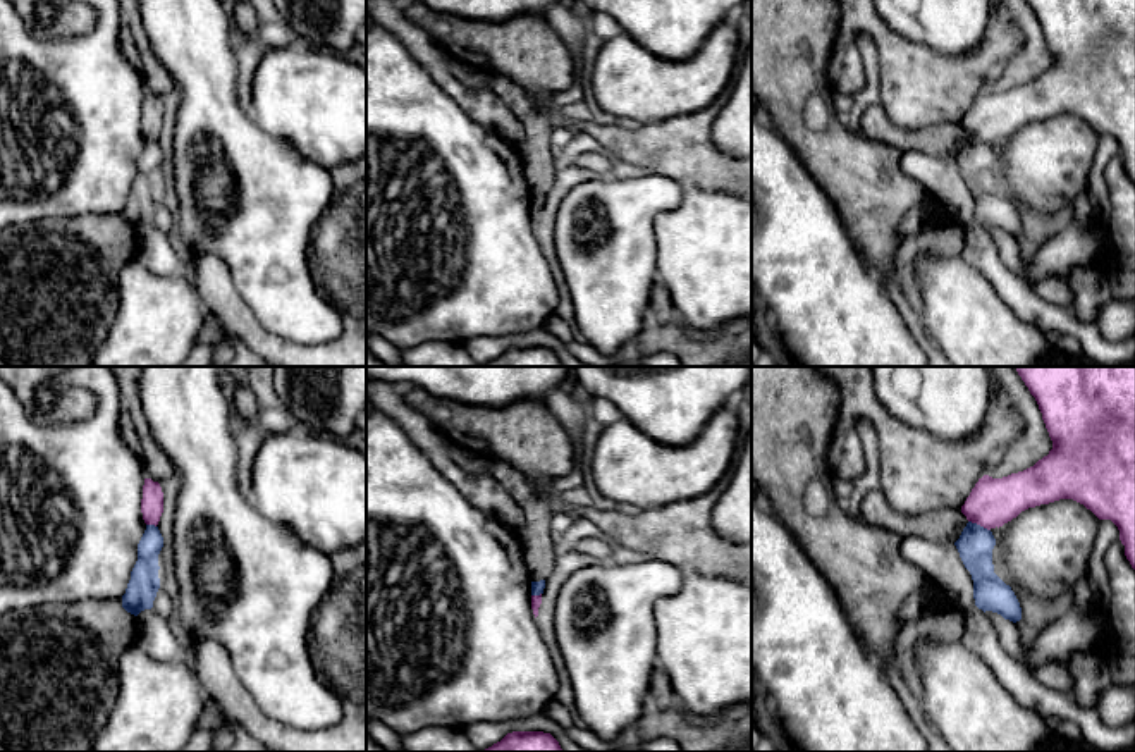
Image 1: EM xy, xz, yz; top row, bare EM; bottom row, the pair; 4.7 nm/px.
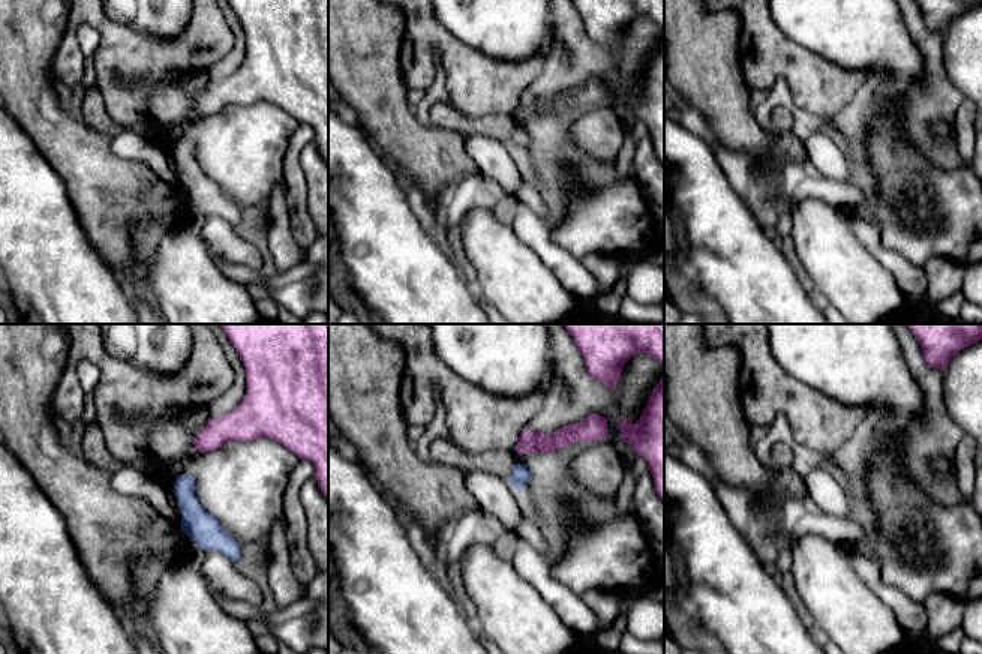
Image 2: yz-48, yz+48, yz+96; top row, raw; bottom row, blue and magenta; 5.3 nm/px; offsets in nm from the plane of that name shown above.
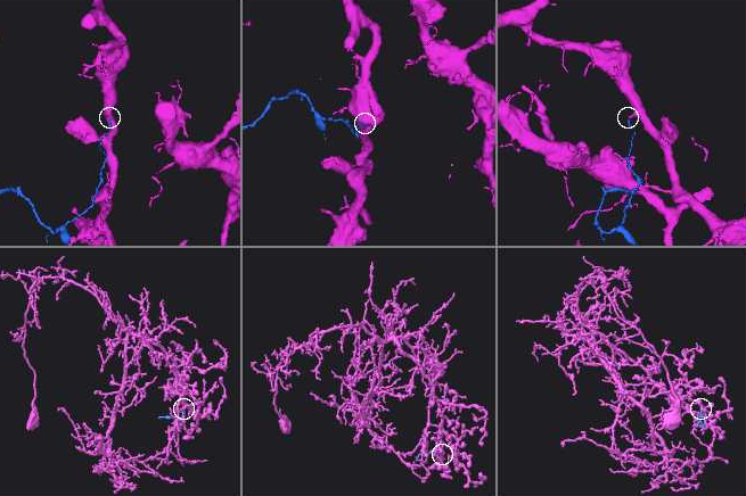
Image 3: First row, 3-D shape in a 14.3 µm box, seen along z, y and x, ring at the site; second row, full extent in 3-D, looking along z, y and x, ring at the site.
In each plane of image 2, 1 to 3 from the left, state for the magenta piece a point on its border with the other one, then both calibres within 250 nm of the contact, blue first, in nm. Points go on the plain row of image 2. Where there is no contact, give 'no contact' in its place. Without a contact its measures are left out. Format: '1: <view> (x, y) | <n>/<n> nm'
1: no contact
2: no contact
3: no contact

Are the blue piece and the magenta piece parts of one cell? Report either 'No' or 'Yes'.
No

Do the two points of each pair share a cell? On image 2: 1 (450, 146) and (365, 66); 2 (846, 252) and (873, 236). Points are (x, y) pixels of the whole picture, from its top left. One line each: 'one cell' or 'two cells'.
1: one cell
2: two cells

